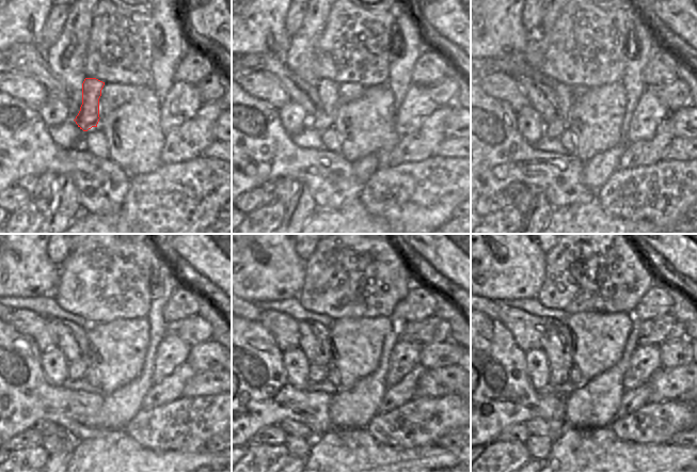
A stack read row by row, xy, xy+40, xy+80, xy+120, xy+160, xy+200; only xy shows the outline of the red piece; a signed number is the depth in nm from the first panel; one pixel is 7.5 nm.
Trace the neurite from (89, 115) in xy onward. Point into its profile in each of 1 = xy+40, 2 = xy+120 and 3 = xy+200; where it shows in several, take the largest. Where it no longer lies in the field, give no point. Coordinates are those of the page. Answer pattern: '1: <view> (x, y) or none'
1: xy+40 (328, 90)
2: xy+120 (76, 369)
3: xy+200 (557, 376)

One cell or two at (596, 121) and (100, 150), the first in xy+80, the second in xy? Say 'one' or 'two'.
two

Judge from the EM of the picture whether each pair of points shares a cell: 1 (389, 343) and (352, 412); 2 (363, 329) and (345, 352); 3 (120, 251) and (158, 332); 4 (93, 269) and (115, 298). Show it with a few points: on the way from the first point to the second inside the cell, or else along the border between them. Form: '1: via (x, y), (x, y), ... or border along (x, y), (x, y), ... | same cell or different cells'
1: via (384, 360), (377, 379), (365, 395) | same cell
2: via (363, 334), (350, 347) | same cell
3: border along (154, 299), (145, 316) | different cells
4: via (100, 277), (114, 290) | same cell

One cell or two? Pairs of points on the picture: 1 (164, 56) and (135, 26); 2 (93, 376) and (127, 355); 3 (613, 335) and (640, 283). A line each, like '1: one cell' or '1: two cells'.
1: two cells
2: two cells
3: two cells

